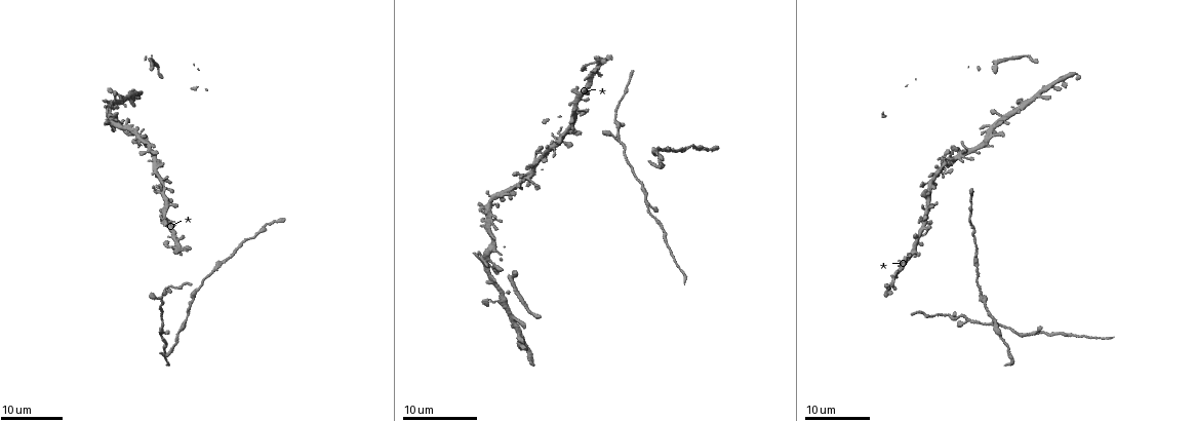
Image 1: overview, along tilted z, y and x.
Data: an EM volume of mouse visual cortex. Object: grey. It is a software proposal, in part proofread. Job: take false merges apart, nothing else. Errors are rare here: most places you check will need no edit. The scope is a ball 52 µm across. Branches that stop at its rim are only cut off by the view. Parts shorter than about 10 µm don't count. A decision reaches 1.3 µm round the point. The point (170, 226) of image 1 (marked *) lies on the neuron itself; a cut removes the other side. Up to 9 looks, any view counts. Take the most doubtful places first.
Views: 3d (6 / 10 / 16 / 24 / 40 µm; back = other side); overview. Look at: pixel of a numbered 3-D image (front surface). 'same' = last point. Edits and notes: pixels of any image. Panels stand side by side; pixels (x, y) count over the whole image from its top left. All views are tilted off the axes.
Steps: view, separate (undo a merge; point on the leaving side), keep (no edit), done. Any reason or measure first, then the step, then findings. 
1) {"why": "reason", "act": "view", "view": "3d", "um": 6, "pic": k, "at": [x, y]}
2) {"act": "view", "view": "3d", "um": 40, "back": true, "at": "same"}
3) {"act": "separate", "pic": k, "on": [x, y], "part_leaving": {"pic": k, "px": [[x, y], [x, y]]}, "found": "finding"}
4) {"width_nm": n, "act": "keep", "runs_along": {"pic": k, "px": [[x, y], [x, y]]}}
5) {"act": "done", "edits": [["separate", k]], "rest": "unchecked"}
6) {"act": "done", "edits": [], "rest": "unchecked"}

{"why": "four or more arms meet", "act": "view", "view": "3d", "um": 16, "pic": 1, "at": [1001, 114]}

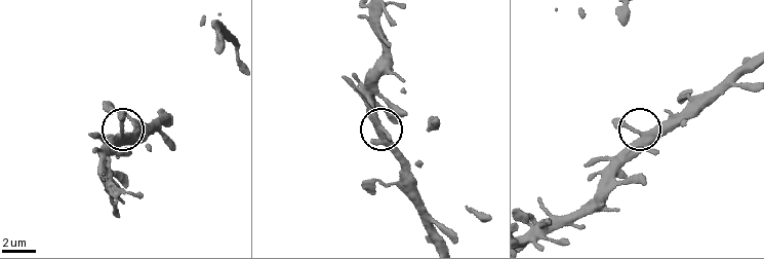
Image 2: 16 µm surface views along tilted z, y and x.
{"act": "view", "view": "3d", "um": 6, "pic": 2, "at": [641, 137]}

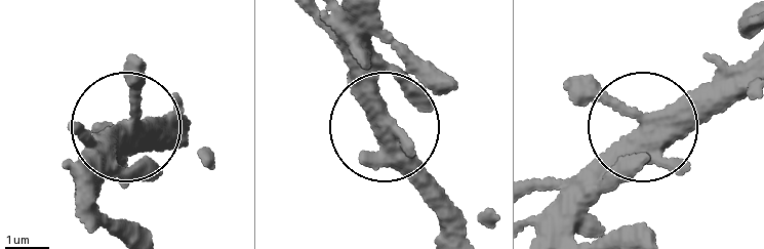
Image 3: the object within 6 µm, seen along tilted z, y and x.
{"width_nm": 380, "act": "keep", "runs_along": {"pic": 3, "px": [[558, 239], [561, 198], [625, 138], [732, 102]]}, "found": "all the same neuron"}

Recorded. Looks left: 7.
{"why": "thin neck", "act": "view", "view": "3d", "um": 24, "pic": 1, "at": [489, 227]}

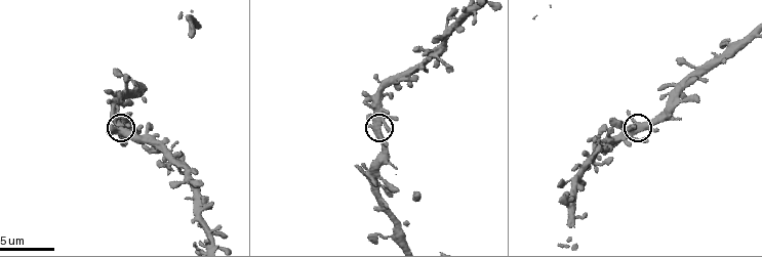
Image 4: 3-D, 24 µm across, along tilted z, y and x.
{"act": "view", "view": "3d", "um": 6, "pic": 4, "at": [380, 127]}

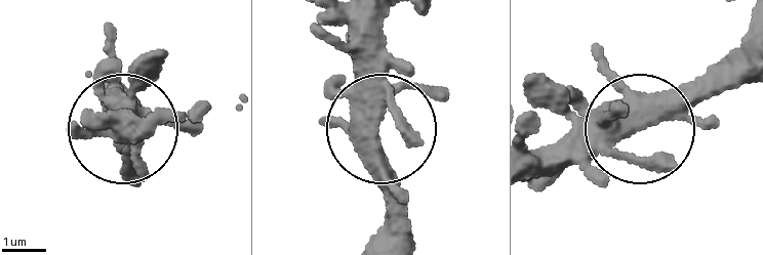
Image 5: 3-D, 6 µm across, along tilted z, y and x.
{"arms": 5, "act": "keep", "runs_along": {"pic": 5, "px": [[386, 16], [373, 167], [395, 223]]}, "found": "continuous, no second neuron"}

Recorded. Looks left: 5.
{"why": "sudden change in width", "act": "view", "view": "3d", "um": 16, "pic": 1, "at": [692, 147]}

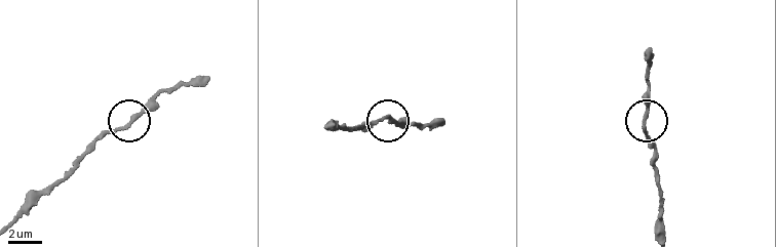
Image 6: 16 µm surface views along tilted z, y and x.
{"act": "view", "view": "3d", "um": 6, "pic": 6, "at": [643, 118]}

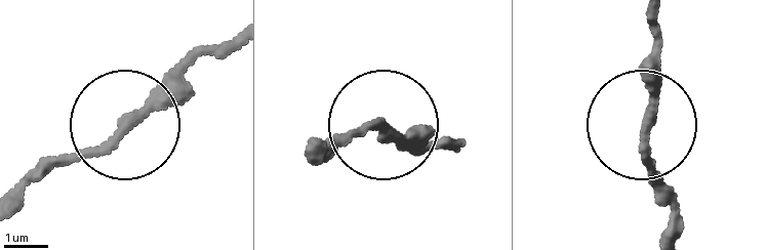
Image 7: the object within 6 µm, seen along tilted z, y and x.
{"act": "keep", "runs_along": {"pic": 7, "px": [[13, 202], [104, 142], [215, 44]]}, "found": "continuous, no second neuron"}

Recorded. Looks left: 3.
{"act": "view", "view": "3d", "um": 16, "pic": 1, "at": [234, 248]}

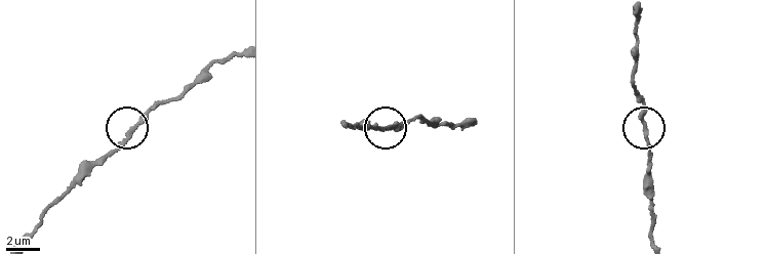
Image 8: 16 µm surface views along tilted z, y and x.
{"act": "view", "view": "3d", "um": 10, "pic": 8, "at": [643, 127]}

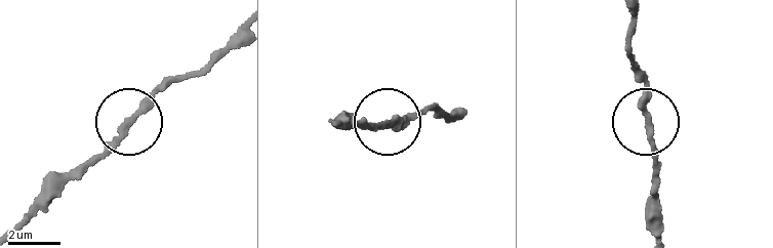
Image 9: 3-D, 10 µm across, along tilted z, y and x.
{"width_nm": 220, "act": "keep", "found": "continuous, no second neuron"}

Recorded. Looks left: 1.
{"act": "done", "edits": [], "rest": "unchecked"}

